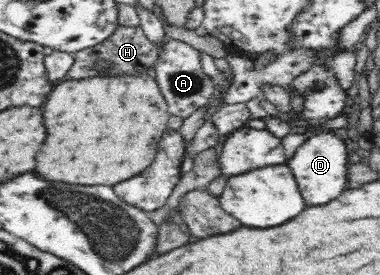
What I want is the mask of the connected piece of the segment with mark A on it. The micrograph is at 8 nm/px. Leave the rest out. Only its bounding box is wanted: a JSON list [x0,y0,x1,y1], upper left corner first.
[154,39,216,119]

